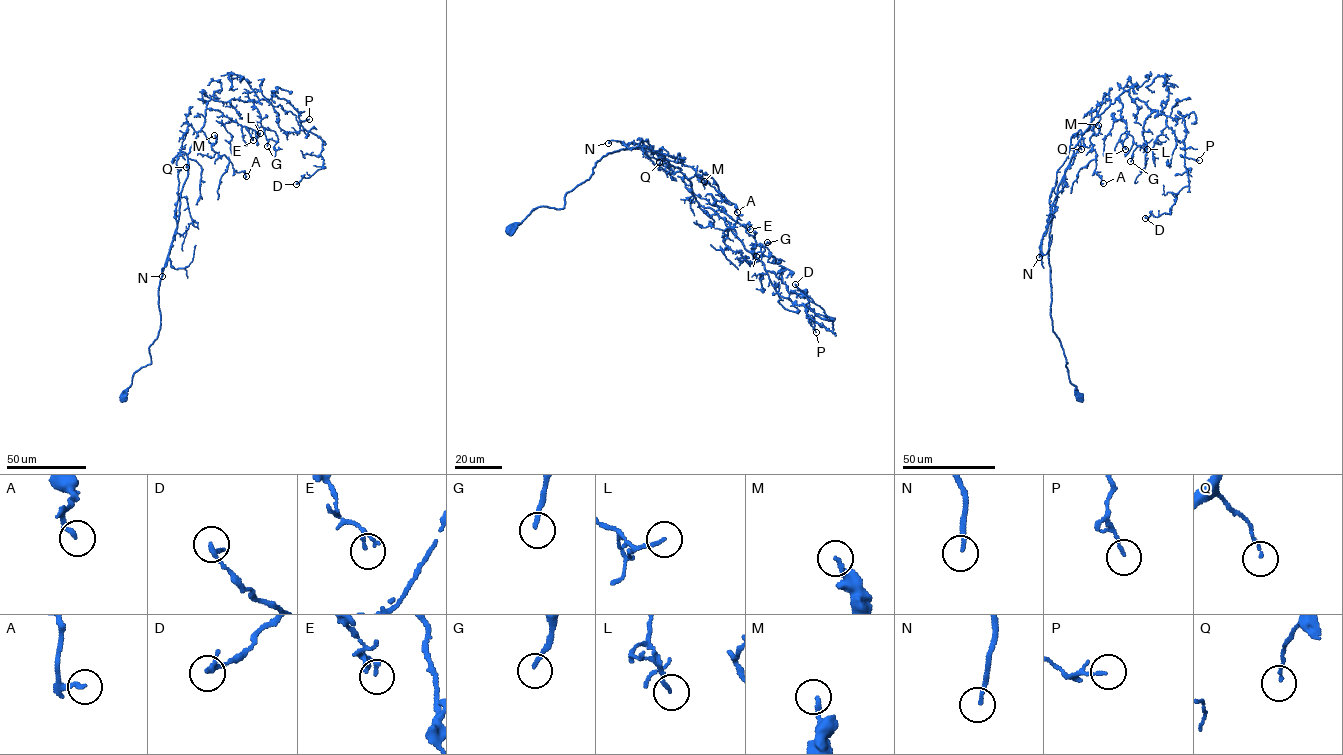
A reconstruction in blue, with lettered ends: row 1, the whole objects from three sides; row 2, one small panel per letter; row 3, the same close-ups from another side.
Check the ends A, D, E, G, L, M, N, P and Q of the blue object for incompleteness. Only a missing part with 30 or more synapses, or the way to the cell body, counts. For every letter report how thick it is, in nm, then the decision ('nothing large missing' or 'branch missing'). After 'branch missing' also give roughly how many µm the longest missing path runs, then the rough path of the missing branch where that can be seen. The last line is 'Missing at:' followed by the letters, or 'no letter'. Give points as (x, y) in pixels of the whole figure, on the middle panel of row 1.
A: 170 nm thick; nothing large missing
D: 220 nm thick; nothing large missing
E: 100 nm thick; nothing large missing
G: 160 nm thick; nothing large missing
L: 150 nm thick; nothing large missing
M: 150 nm thick; nothing large missing
N: 160 nm thick; branch missing; about 80 µm are missing; missing branch runs (608, 143), (604, 155), (597, 155), (588, 166), (590, 176), (584, 177), (589, 192), (576, 204), (558, 203)
P: 110 nm thick; nothing large missing
Q: 110 nm thick; nothing large missing
Missing at: N

